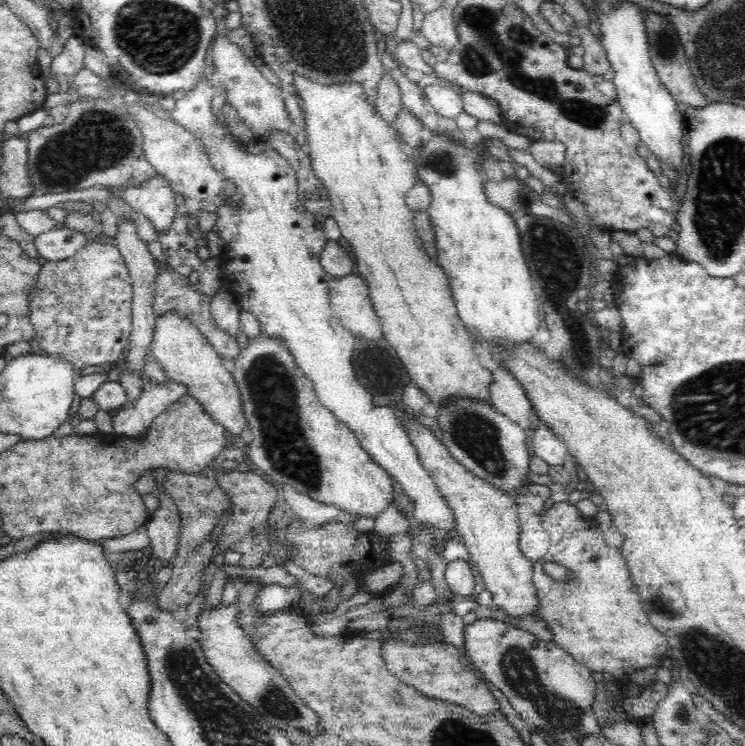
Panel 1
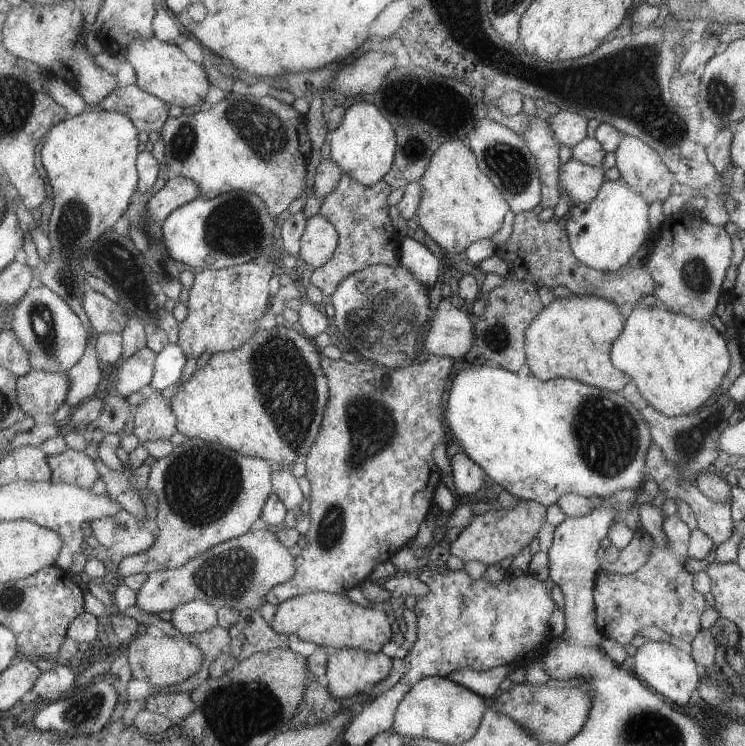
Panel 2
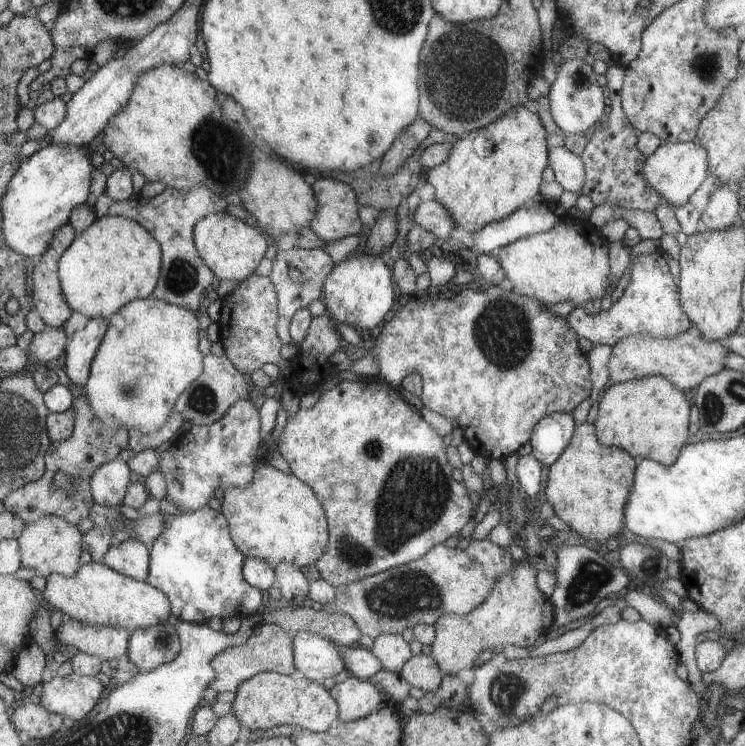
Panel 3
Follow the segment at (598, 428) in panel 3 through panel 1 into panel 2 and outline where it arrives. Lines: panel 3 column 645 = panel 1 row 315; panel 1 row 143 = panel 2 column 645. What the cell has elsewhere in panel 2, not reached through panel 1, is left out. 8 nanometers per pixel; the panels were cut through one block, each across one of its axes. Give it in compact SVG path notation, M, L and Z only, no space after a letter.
M637 304L627 316L625 328L610 347L610 362L631 378L640 396L652 408L667 417L687 415L701 408L701 404L713 394L722 382L729 367L729 354L723 336L707 321L691 319L685 315L671 312L665 308L645 307Z

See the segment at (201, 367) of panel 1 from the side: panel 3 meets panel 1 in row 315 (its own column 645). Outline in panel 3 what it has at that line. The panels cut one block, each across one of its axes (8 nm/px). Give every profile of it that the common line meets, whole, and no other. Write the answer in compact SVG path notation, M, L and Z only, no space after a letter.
M691 141L662 143L643 160L643 166L641 166L641 178L659 194L659 198L664 198L669 206L675 208L683 206L689 200L690 194L693 194L698 189L698 186L702 184L707 175L706 150L703 150L702 146Z

